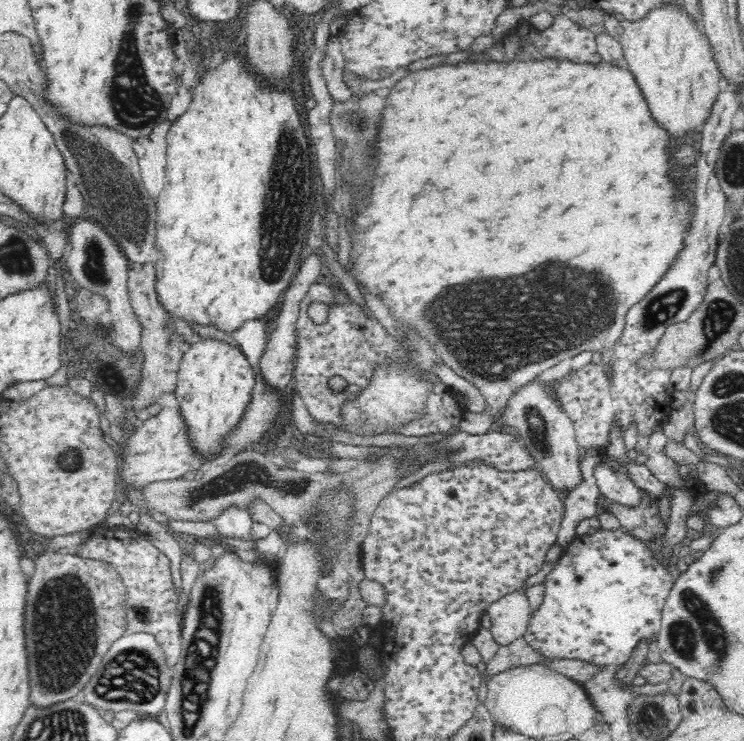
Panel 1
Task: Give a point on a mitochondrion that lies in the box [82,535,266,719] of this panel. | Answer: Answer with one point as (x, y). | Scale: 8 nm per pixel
(131, 676)

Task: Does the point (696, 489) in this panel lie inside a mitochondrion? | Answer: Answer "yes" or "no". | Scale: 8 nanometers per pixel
no

